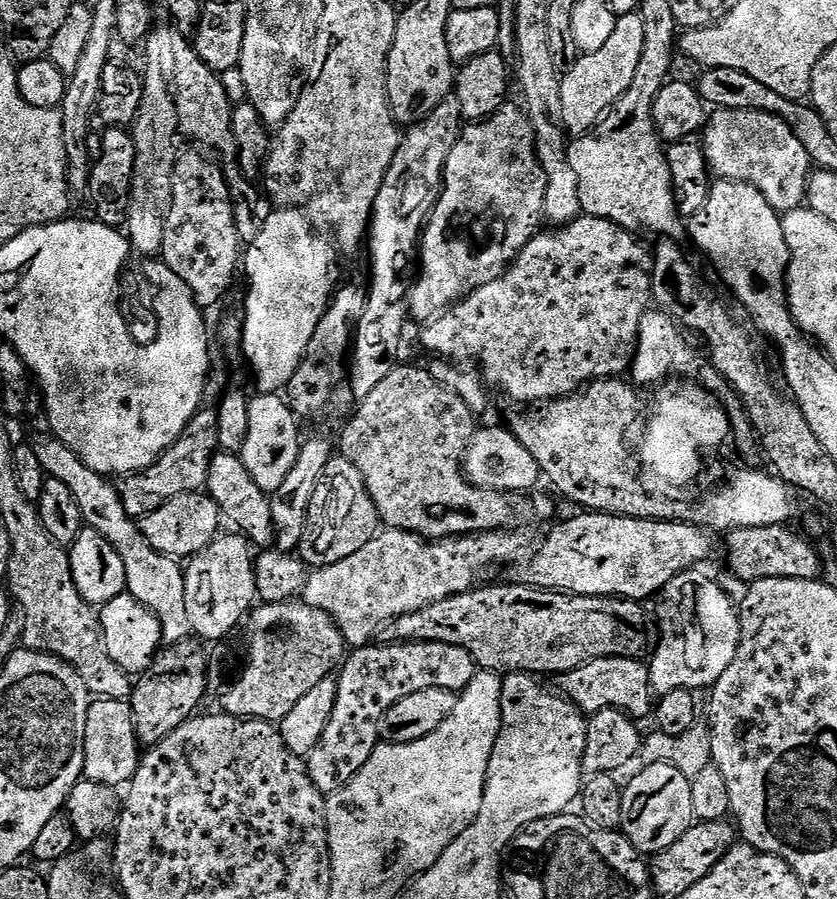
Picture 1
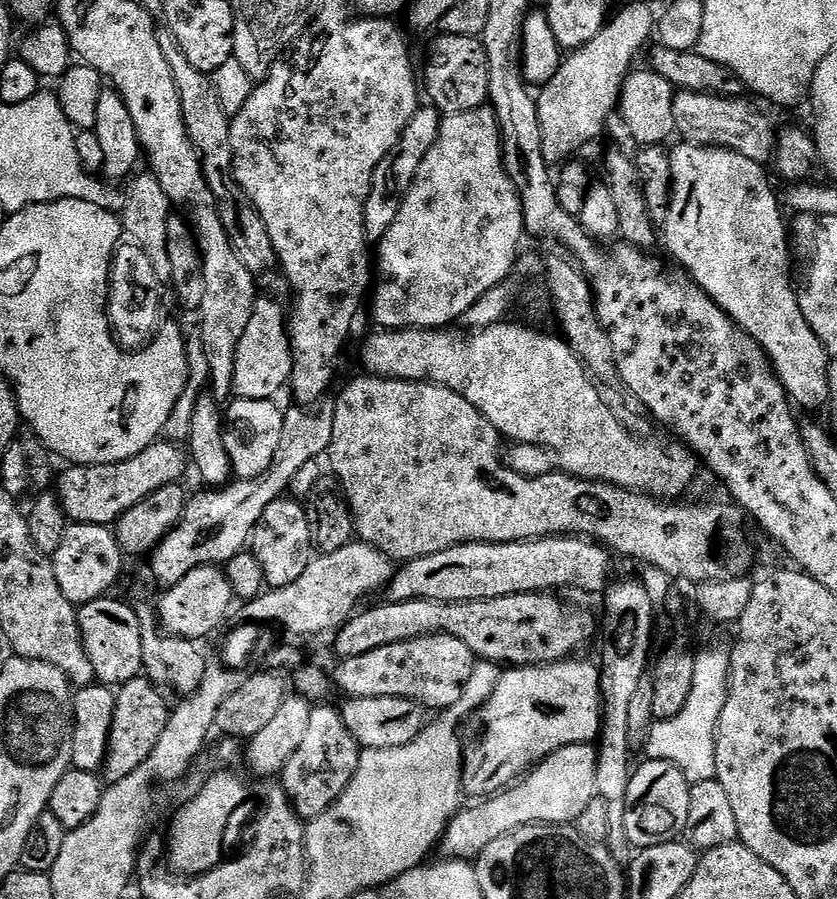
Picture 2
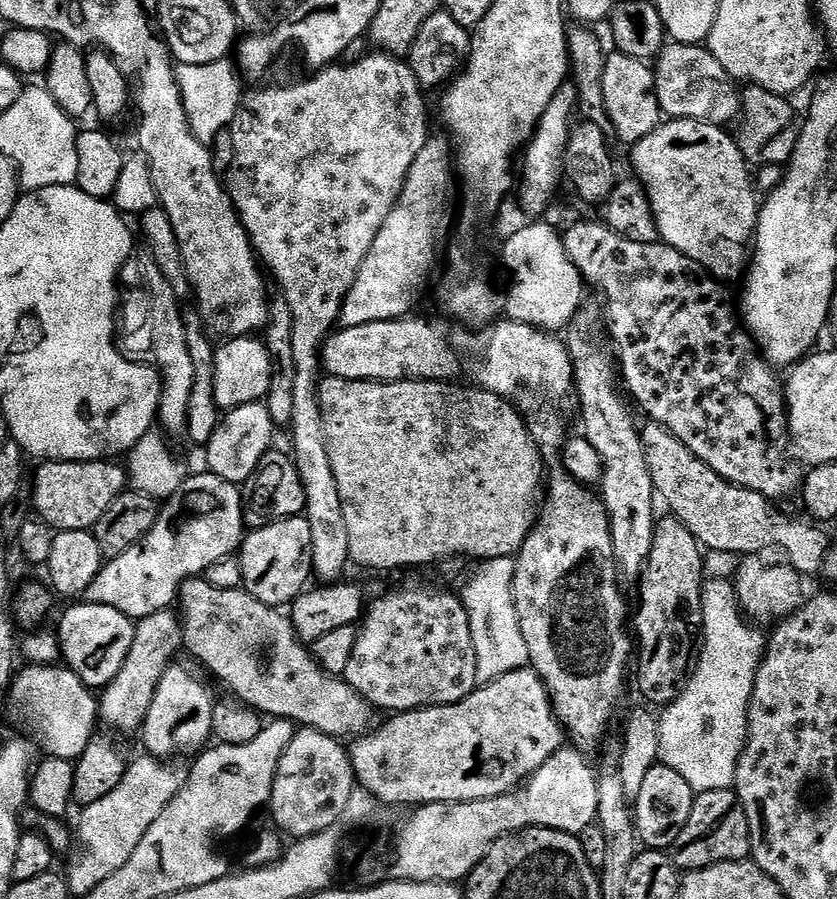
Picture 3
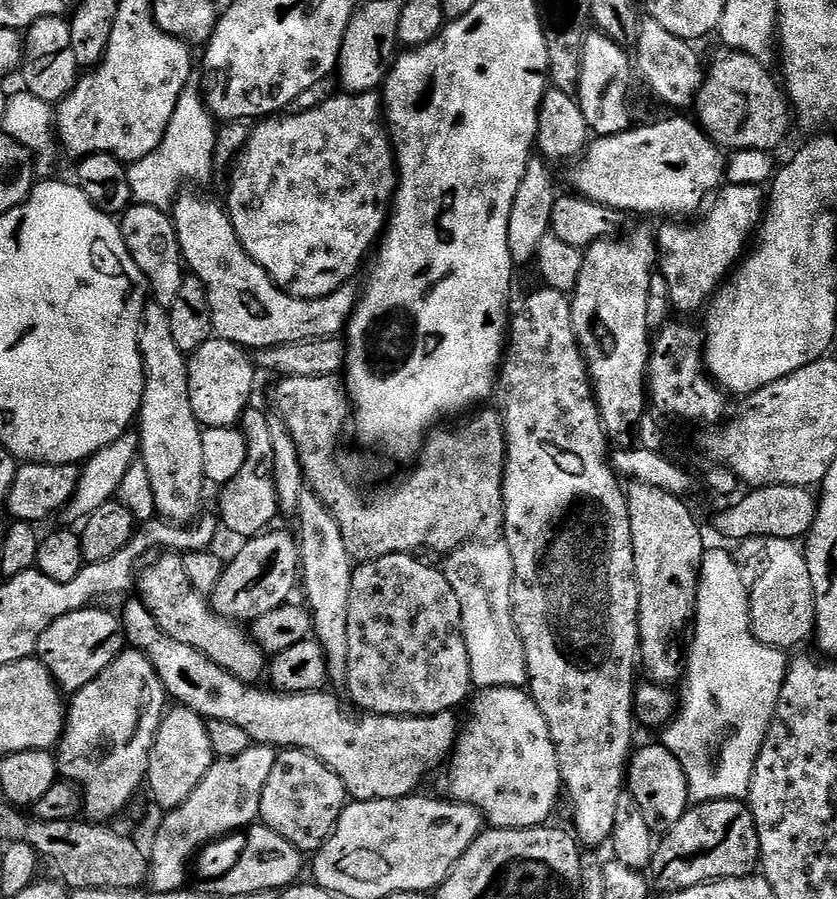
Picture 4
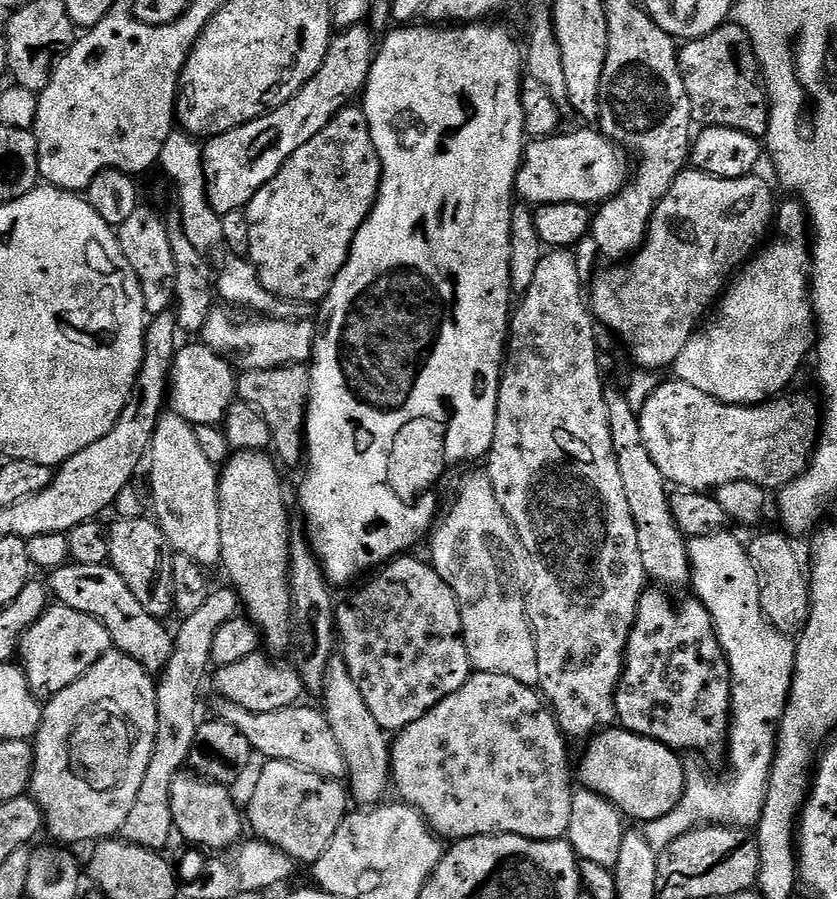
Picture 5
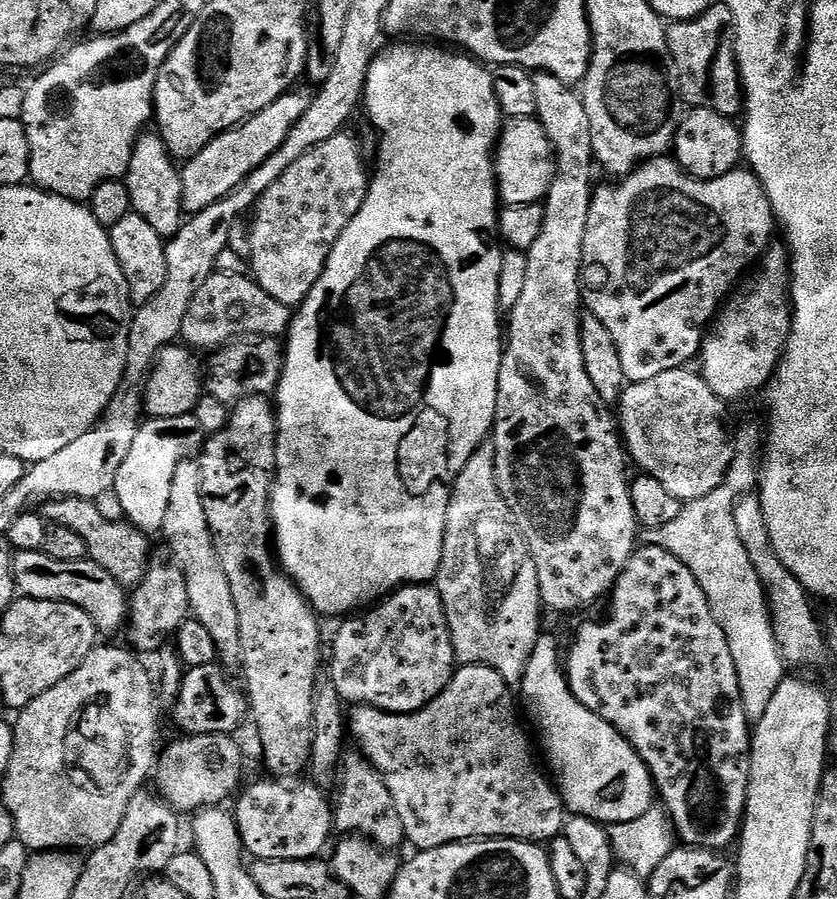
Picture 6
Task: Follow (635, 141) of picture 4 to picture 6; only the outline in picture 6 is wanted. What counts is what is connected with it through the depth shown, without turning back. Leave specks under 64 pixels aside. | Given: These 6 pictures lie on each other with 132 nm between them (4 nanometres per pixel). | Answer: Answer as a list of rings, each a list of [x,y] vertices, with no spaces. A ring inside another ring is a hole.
[[[509,119],[503,125],[494,159],[498,196],[505,205],[539,204],[547,197],[552,177],[557,173],[556,157],[539,119]]]

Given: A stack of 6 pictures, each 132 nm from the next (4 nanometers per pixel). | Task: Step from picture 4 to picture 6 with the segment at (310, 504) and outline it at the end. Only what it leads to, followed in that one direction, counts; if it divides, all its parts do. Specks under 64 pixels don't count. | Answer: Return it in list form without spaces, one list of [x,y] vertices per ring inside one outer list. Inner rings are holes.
[[[349,751],[342,760],[342,773],[338,784],[340,798],[334,804],[334,828],[340,834],[355,834],[365,840],[372,841],[377,847],[385,850],[396,850],[399,844],[405,843],[402,818],[398,818],[398,806],[394,806],[394,798],[382,778],[382,774],[374,765],[368,763],[359,751]]]

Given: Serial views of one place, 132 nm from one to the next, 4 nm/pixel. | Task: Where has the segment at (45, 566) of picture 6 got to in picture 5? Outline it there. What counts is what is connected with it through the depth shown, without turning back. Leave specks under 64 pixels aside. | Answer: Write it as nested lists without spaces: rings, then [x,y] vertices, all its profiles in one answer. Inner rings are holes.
[[[69,562],[60,568],[51,569],[47,576],[46,587],[59,603],[70,610],[90,614],[90,618],[106,626],[115,651],[124,652],[134,658],[134,662],[138,662],[147,672],[163,672],[170,662],[173,633],[164,629],[165,621],[161,617],[151,616],[142,606],[142,602],[134,598],[130,586],[126,586],[126,578],[122,578],[122,574],[118,574],[111,563],[82,566]]]

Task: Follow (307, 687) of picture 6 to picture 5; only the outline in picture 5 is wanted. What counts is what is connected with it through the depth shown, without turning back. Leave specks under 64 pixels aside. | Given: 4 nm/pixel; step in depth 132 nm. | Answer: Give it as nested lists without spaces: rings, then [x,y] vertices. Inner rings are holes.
[[[236,450],[218,472],[222,530],[220,564],[228,575],[227,583],[240,598],[247,619],[259,628],[263,647],[272,654],[283,653],[280,651],[291,645],[293,630],[288,570],[294,528],[288,525],[288,508],[284,505],[284,484],[280,481],[279,470],[277,461],[267,451]]]

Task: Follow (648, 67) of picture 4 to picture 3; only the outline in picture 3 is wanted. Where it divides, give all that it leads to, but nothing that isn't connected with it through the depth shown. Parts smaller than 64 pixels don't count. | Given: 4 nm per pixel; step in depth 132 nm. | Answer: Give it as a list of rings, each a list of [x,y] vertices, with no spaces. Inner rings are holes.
[[[675,42],[665,45],[655,61],[654,74],[655,96],[665,117],[706,121],[721,126],[728,126],[739,117],[741,93],[707,47]]]

